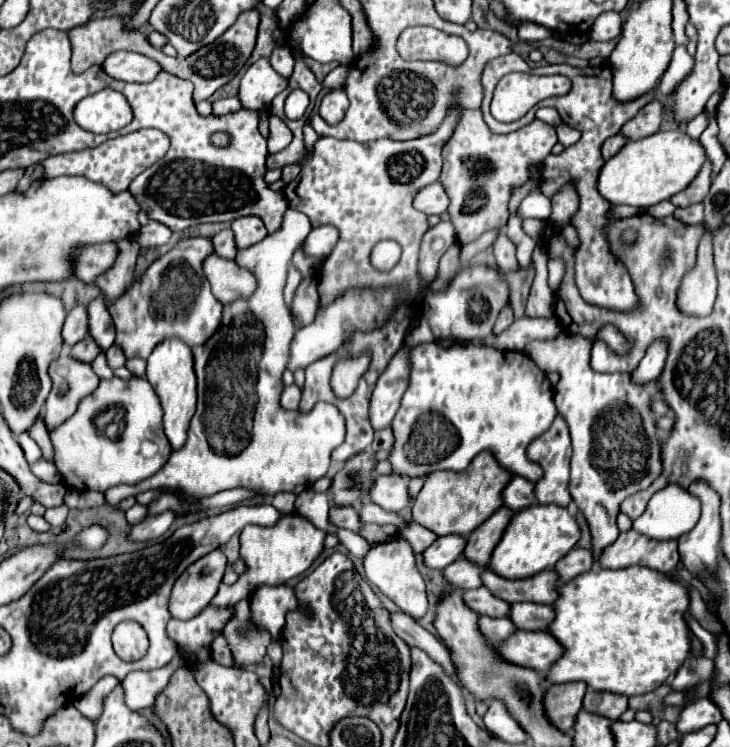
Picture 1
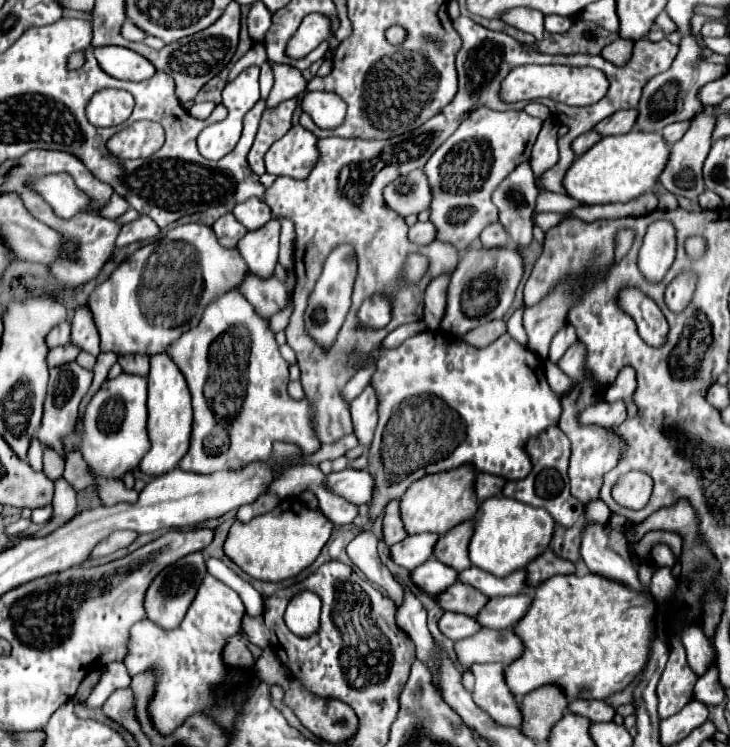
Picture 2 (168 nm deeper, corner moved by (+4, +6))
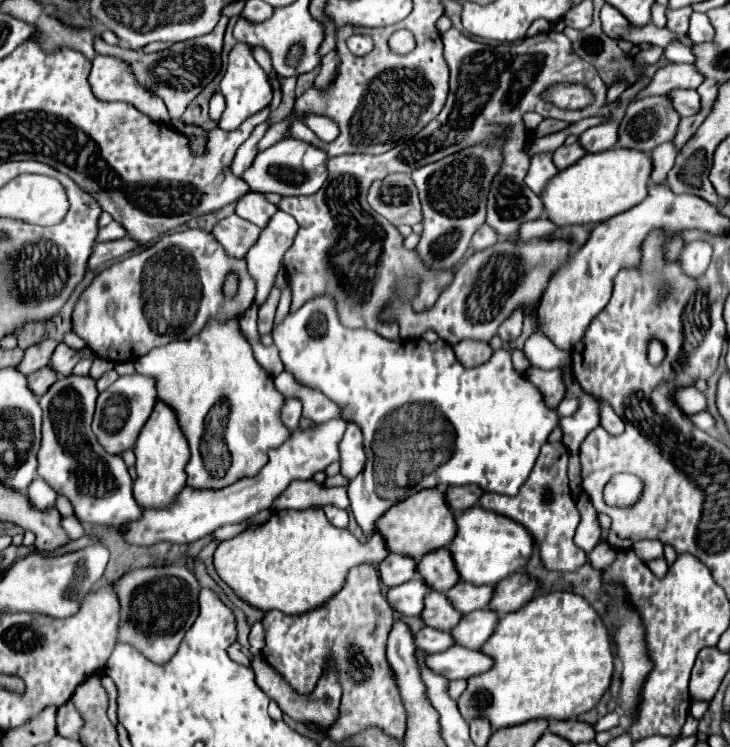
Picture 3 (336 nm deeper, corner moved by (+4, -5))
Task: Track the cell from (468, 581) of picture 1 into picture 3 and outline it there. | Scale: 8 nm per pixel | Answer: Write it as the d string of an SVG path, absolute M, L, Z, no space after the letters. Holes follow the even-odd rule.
M415 576L413 580L401 586L389 588L387 602L401 616L419 616L419 612L423 610L423 598L427 592L429 592L429 586L419 576Z

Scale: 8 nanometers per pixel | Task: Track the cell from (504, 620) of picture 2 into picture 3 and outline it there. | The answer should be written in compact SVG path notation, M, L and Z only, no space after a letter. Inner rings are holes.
M489 608L463 614L463 620L459 620L455 628L451 628L451 636L455 636L455 644L469 650L479 650L481 644L495 630L497 620L499 620L499 614Z

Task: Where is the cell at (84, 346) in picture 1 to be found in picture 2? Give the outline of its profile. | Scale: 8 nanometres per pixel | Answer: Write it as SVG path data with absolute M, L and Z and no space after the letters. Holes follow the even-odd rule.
M63 345L63 347L55 347L49 351L49 357L47 357L47 363L49 367L57 367L57 365L63 365L63 363L71 363L75 361L75 357L79 355L81 349L75 349L75 345Z

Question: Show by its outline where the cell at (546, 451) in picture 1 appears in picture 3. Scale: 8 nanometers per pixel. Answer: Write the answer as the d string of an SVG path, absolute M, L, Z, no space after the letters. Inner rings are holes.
M547 442L543 446L543 452L539 454L539 460L535 462L535 468L531 470L531 476L523 484L517 496L499 496L499 494L483 494L479 498L479 504L491 512L503 514L533 536L533 542L539 550L539 558L547 570L559 570L559 572L575 572L587 562L587 554L573 544L575 530L579 526L579 510L571 498L569 480L567 480L567 458L569 452L561 442Z

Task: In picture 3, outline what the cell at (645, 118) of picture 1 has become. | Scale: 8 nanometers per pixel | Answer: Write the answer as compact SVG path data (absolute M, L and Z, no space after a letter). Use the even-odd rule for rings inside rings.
M611 120L611 122L605 122L605 124L599 124L599 126L593 126L589 130L585 130L581 136L579 136L579 144L595 154L595 152L601 152L601 150L609 150L617 144L617 128L619 128L619 122L617 120Z

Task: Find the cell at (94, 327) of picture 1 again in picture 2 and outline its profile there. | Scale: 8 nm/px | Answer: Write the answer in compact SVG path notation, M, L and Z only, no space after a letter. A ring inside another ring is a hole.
M79 305L73 313L71 319L71 343L81 347L87 353L99 355L101 347L99 347L99 333L95 329L95 321L91 317L91 309L87 309L87 305Z

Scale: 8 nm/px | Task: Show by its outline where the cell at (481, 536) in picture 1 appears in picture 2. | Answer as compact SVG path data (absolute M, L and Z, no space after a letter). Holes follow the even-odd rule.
M473 521L453 527L447 535L443 535L437 541L433 555L441 563L453 567L455 571L463 571L463 569L471 567L471 561L467 557L467 545L471 541L471 533L473 533Z

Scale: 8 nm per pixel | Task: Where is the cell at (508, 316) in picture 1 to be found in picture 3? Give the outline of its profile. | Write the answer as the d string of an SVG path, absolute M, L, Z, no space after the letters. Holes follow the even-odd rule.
M465 340L465 342L459 342L455 348L455 356L457 360L465 366L465 368L475 368L483 362L487 362L493 354L491 346L485 344L485 342L475 342L475 340Z

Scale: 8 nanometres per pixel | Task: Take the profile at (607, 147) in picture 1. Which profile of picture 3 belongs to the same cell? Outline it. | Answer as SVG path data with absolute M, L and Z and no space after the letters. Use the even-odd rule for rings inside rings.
M575 142L571 146L559 146L555 152L553 152L553 164L559 168L559 170L565 170L569 168L571 164L575 164L581 156L585 154L585 150Z

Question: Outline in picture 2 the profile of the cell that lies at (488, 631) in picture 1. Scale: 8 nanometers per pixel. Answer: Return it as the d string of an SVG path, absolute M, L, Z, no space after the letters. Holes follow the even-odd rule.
M445 611L443 617L439 619L439 629L441 629L443 635L459 641L459 639L465 639L465 637L471 637L473 633L481 631L483 627L479 625L479 621L475 617L467 617L463 613Z

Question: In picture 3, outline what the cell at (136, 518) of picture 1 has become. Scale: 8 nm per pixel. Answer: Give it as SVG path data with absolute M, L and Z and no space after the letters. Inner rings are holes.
M61 376L41 398L39 404L43 408L43 438L41 438L41 448L39 448L39 470L37 476L45 480L59 496L65 496L75 510L75 518L79 522L89 522L97 526L109 526L115 532L123 534L127 524L139 520L141 510L139 504L133 498L131 492L131 476L127 472L127 466L121 456L111 456L103 450L103 446L97 442L91 422L93 422L93 412L95 412L95 400L97 400L97 388L95 380L91 376Z

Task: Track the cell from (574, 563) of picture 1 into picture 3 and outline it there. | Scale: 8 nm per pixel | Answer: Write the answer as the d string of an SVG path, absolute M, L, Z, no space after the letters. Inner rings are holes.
M523 570L515 572L513 576L507 576L507 580L501 580L495 586L495 596L491 598L489 608L493 612L515 612L523 604L527 604L533 596L533 590L537 588L537 582L529 578Z

